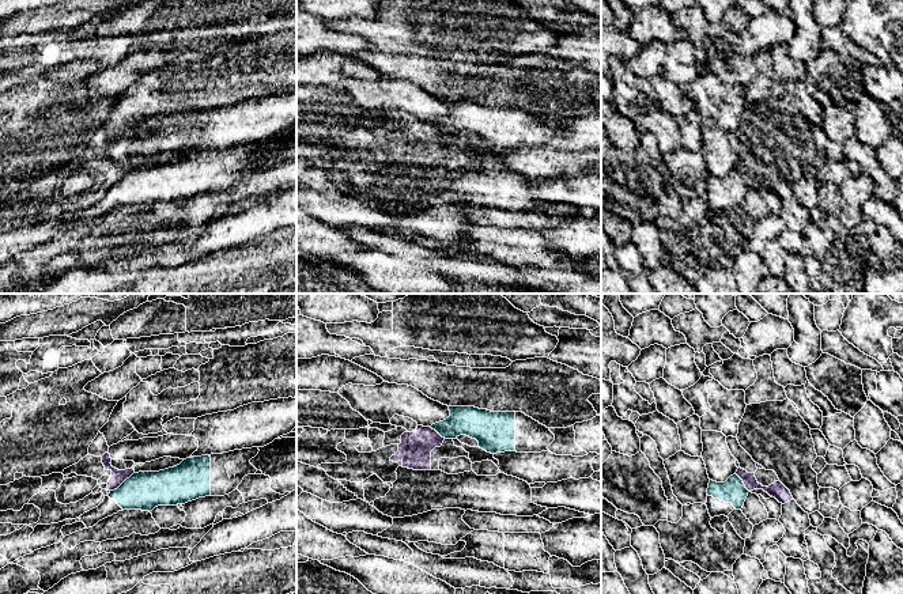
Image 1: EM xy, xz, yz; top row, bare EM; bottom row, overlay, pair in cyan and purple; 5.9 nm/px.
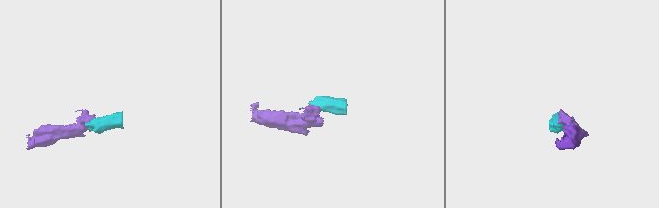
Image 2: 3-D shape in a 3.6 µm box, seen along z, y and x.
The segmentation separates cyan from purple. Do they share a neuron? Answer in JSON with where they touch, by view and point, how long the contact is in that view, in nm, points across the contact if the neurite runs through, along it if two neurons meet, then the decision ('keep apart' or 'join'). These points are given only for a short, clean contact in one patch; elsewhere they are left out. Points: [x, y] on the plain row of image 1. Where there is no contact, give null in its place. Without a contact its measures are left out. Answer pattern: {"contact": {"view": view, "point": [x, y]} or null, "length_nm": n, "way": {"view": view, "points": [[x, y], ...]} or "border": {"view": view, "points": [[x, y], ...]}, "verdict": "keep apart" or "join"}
{"contact": {"view": "xy", "point": [123, 178]}, "length_nm": 180, "border": {"view": "xy", "points": [[133, 167], [110, 186]]}, "verdict": "keep apart"}

